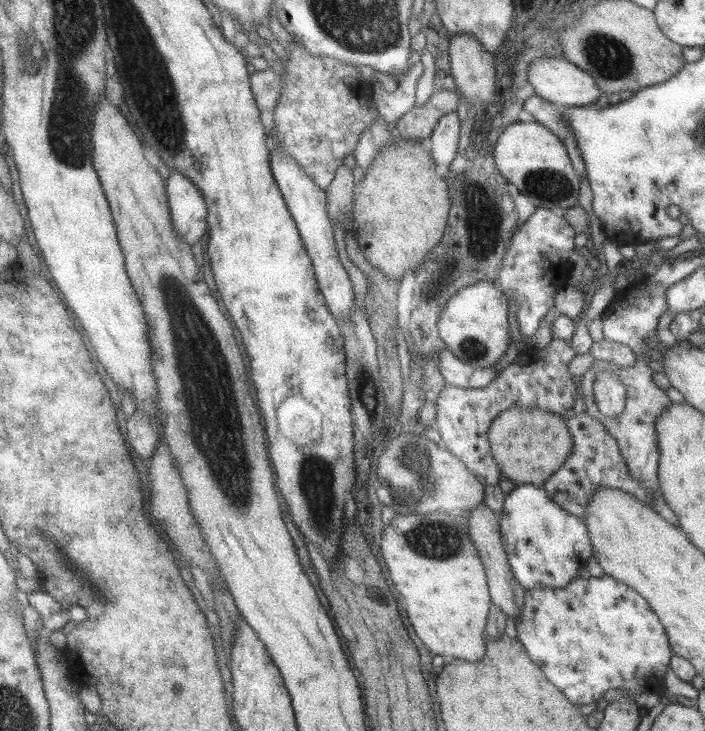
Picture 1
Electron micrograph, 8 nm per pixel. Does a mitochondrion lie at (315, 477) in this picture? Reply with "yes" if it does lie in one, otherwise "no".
yes

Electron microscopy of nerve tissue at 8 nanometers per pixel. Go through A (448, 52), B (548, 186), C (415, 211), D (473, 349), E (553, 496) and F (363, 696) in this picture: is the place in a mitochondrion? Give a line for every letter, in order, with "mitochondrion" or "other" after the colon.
A: other
B: mitochondrion
C: other
D: mitochondrion
E: other
F: other

